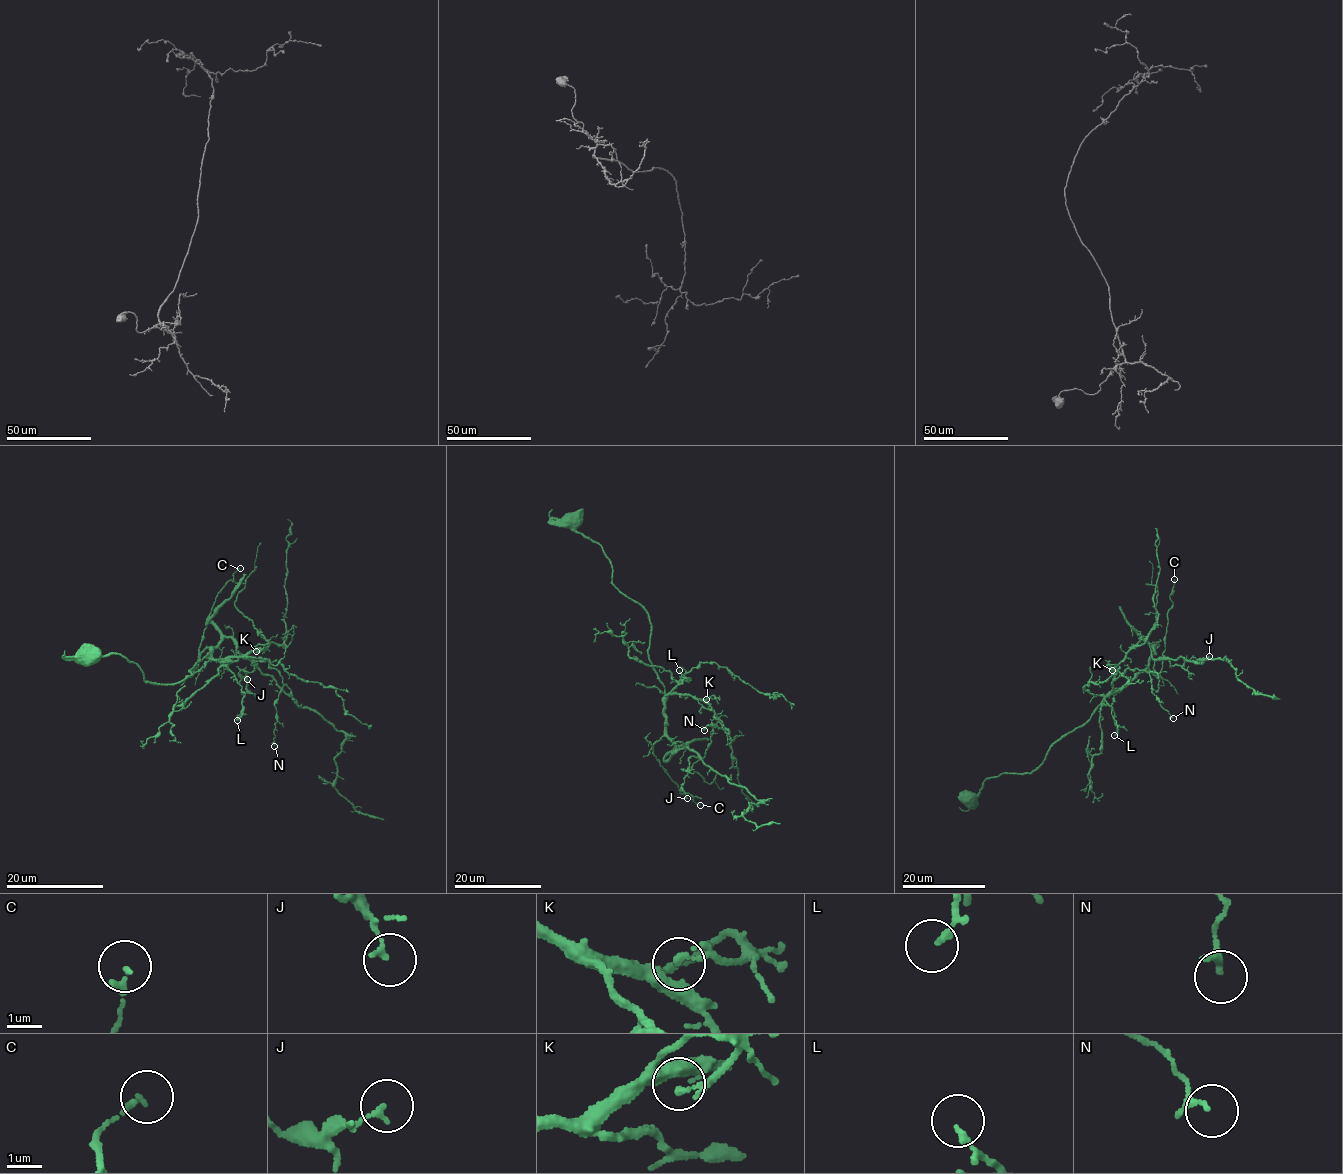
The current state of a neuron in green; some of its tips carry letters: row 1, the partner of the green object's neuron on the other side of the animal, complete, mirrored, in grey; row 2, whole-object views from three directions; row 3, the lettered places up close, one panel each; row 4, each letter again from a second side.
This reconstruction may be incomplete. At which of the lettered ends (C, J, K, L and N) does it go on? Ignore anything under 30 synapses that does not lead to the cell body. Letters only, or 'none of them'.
none of them

